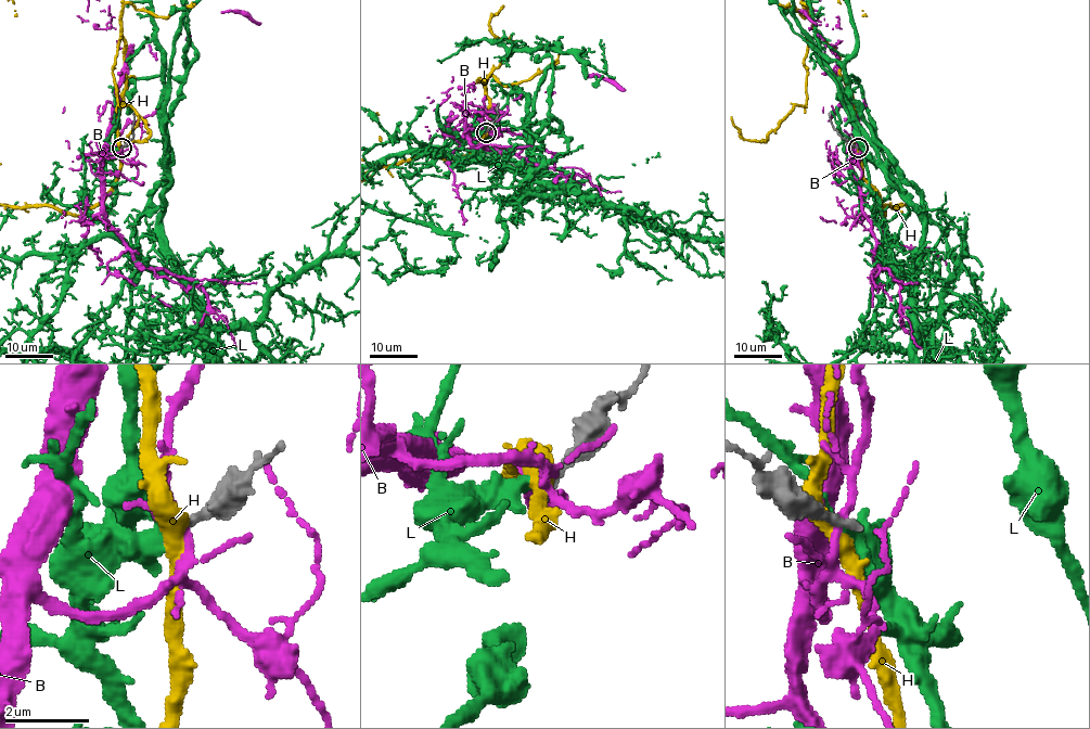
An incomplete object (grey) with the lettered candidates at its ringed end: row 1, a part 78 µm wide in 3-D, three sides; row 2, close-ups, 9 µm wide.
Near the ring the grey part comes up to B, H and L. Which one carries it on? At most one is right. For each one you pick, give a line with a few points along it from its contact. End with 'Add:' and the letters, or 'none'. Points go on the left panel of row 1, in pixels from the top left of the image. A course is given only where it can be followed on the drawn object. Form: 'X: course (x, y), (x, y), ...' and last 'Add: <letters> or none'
Add: none

